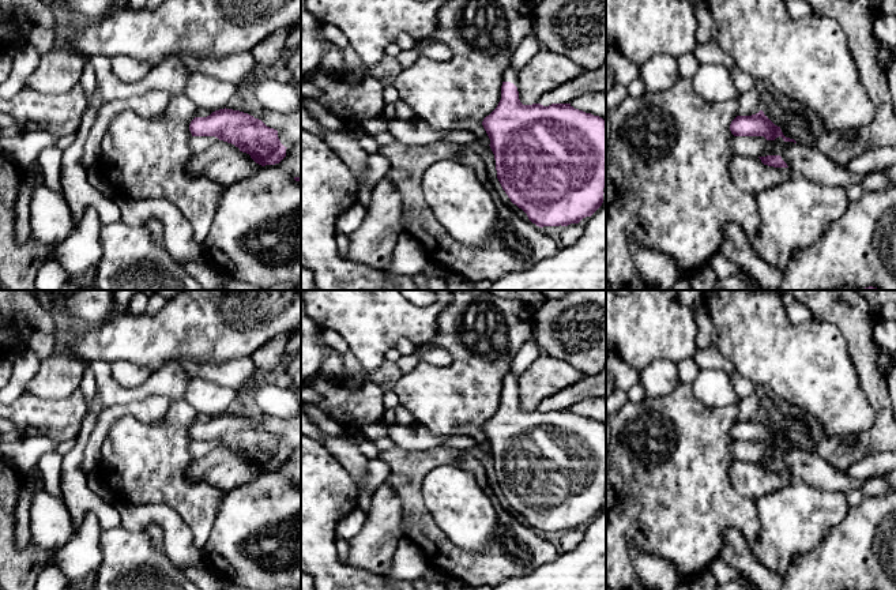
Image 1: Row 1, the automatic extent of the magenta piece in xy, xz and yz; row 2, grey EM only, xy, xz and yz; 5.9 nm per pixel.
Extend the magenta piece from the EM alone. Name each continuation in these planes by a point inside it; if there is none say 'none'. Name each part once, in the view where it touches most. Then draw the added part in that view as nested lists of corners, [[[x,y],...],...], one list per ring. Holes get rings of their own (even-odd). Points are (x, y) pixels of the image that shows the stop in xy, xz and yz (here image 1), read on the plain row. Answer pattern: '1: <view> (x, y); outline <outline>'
1: xz (509, 380); outline [[[509,372],[504,380],[502,380],[502,387],[511,387],[513,388],[516,392],[519,391],[519,386],[517,386],[517,379],[515,377],[513,372]]]

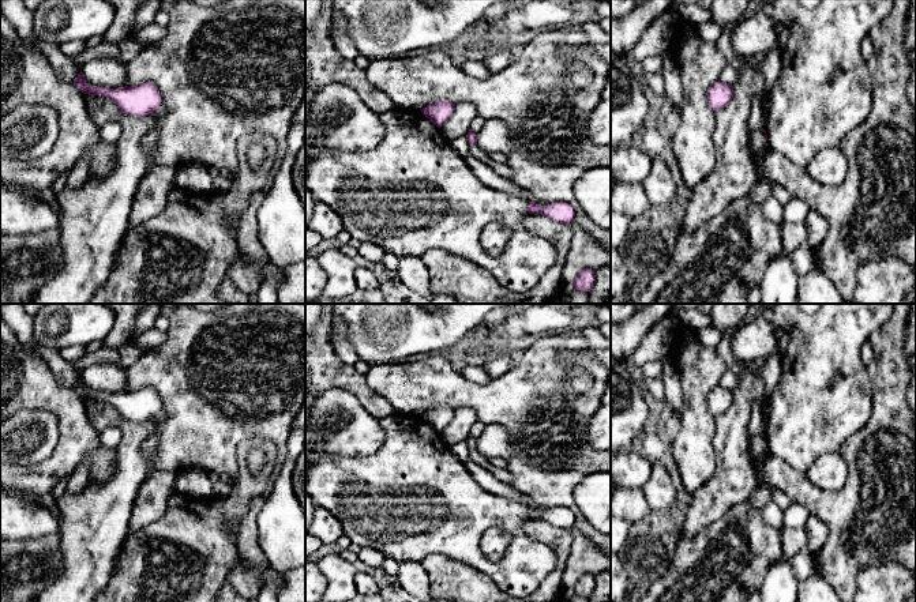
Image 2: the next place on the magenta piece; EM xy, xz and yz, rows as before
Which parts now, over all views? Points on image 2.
none

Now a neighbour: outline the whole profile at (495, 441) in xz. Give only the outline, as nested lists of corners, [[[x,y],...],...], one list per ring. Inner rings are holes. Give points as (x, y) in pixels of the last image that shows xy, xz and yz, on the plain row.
[[[489,424],[485,425],[484,432],[477,439],[477,451],[487,459],[507,459],[514,454],[514,441],[506,428]]]

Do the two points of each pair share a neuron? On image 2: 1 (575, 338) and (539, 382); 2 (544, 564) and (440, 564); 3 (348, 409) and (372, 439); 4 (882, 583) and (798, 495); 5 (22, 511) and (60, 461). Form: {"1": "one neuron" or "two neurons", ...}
{"1": "one neuron", "2": "two neurons", "3": "one neuron", "4": "two neurons", "5": "two neurons"}

